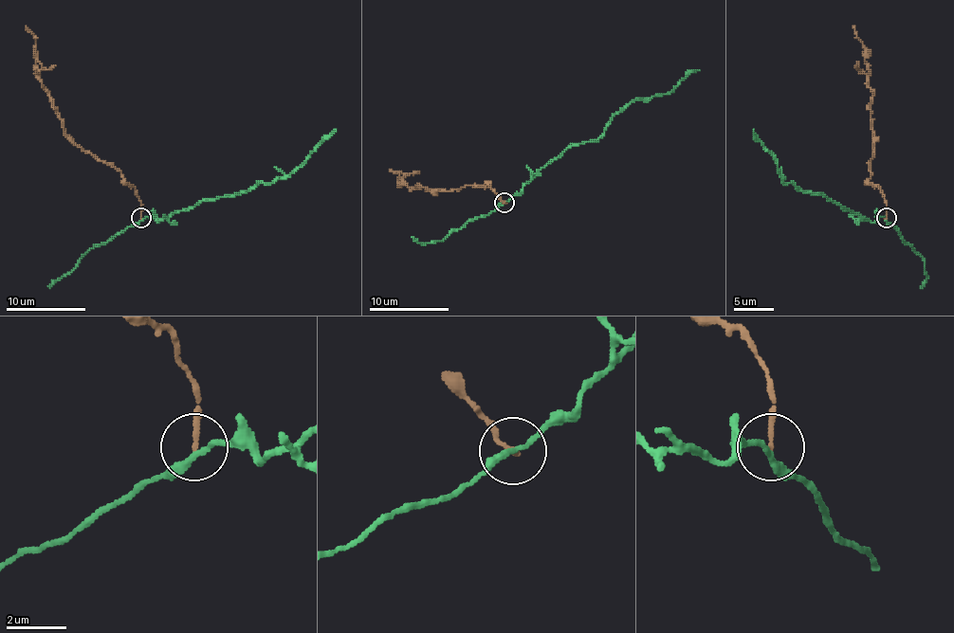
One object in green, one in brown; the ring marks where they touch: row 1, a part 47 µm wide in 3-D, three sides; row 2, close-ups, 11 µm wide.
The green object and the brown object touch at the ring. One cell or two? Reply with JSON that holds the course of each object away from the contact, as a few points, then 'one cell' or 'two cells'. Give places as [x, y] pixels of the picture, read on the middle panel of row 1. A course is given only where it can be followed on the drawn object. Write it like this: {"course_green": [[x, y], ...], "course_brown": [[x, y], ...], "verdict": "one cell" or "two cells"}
{"course_green": [[504, 203], [568, 148], [594, 141], [615, 114], [637, 99], [668, 94], [687, 74], [699, 70]], "course_brown": [[504, 203], [488, 185], [449, 191], [413, 189], [401, 185], [397, 173], [390, 170]], "verdict": "two cells"}

